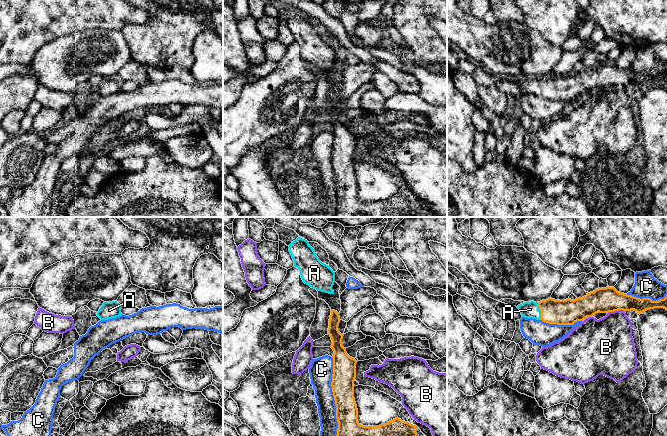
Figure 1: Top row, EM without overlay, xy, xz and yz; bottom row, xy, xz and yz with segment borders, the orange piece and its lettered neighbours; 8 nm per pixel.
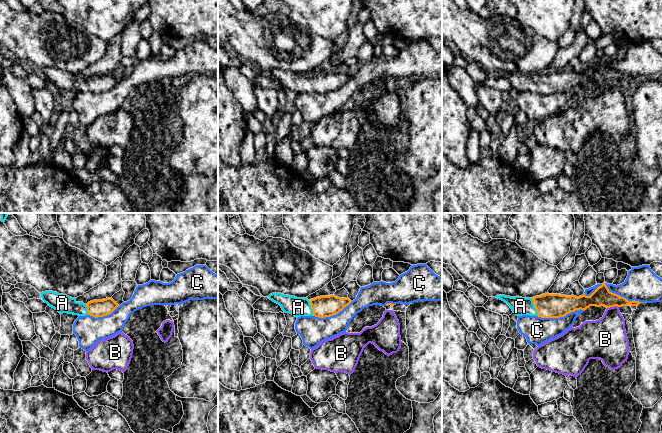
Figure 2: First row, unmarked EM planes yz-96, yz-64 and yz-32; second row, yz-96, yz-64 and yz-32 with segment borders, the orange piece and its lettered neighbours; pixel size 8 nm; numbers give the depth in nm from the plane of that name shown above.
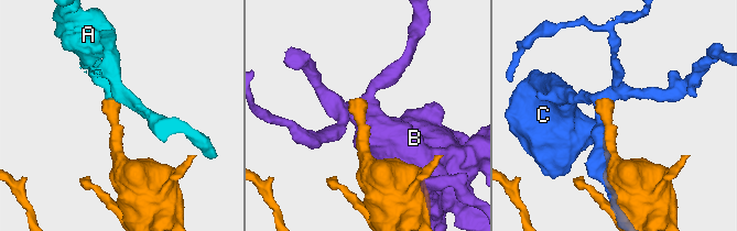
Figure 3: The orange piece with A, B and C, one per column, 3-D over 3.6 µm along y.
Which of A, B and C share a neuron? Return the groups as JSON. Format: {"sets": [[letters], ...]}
{"sets": [["A"], ["B"], ["C"]]}

